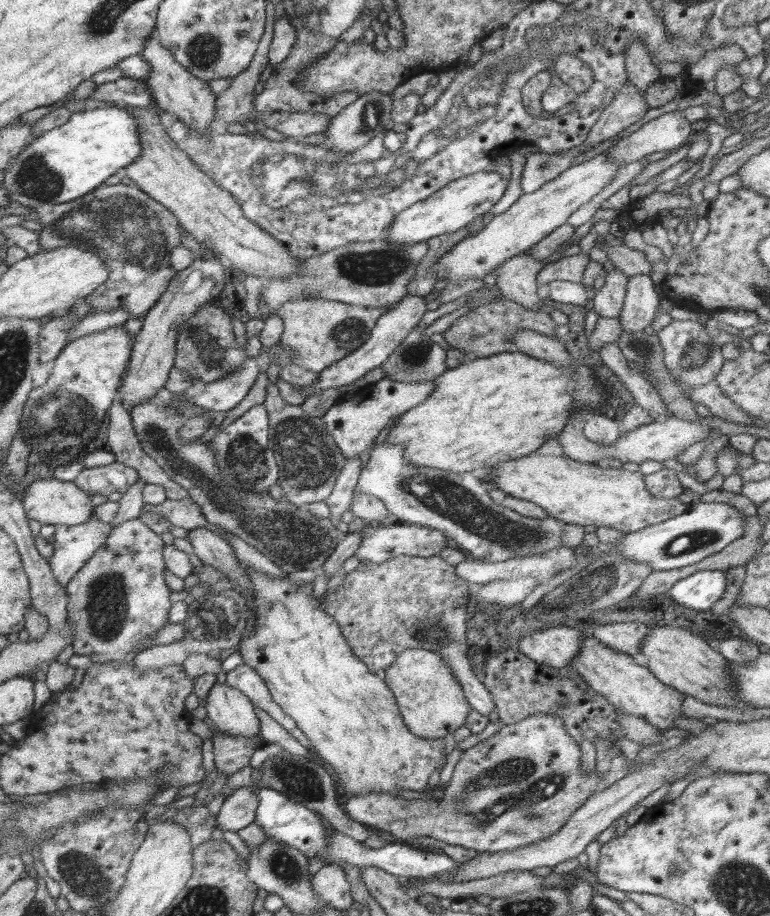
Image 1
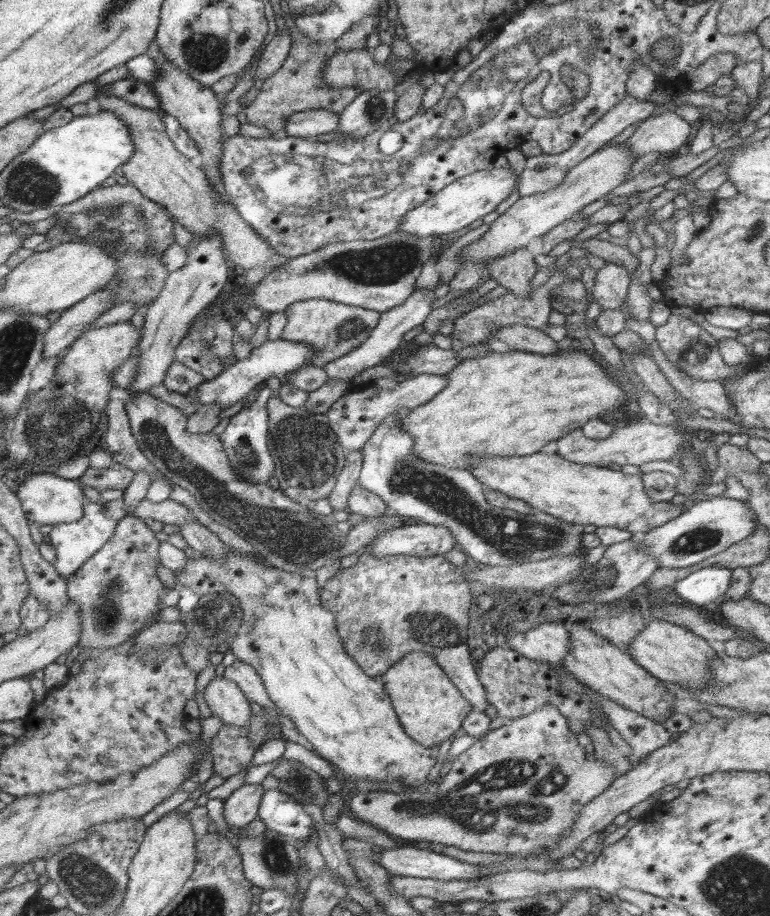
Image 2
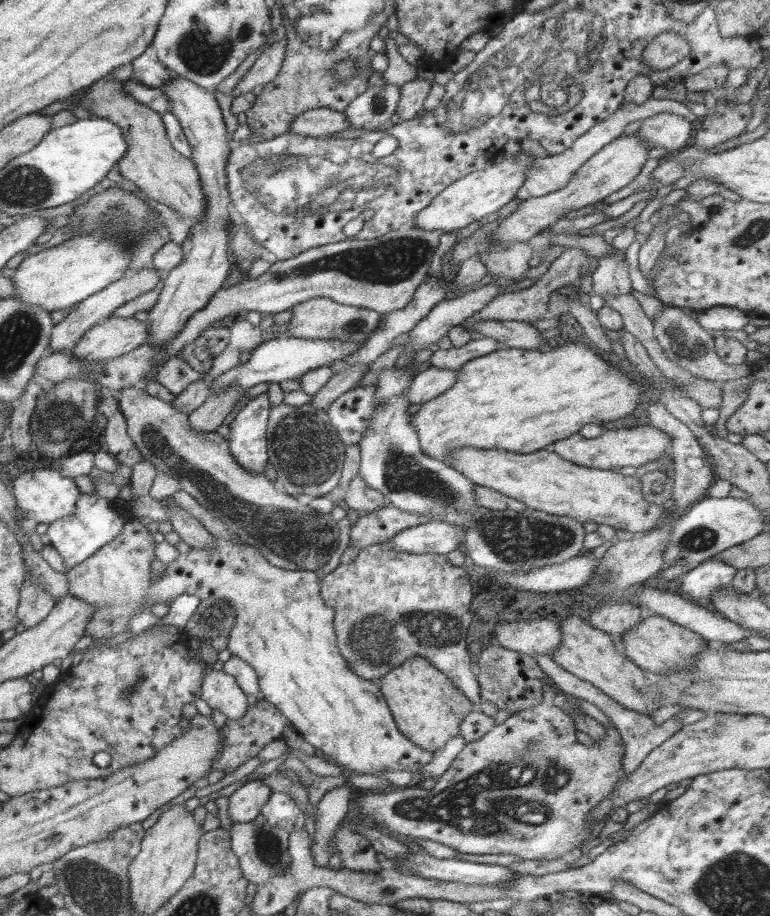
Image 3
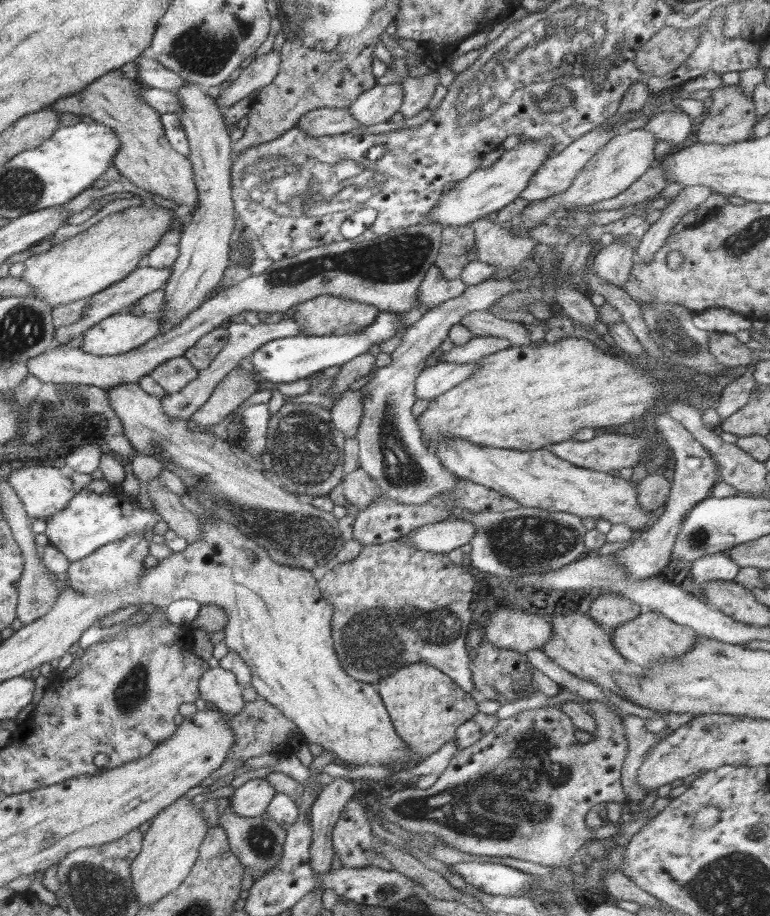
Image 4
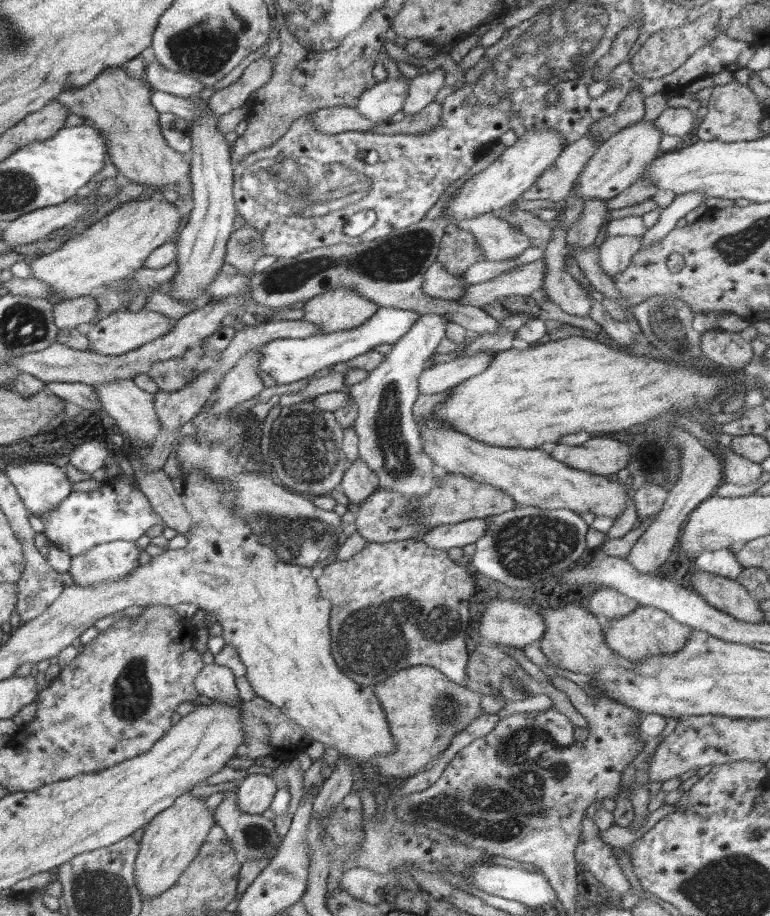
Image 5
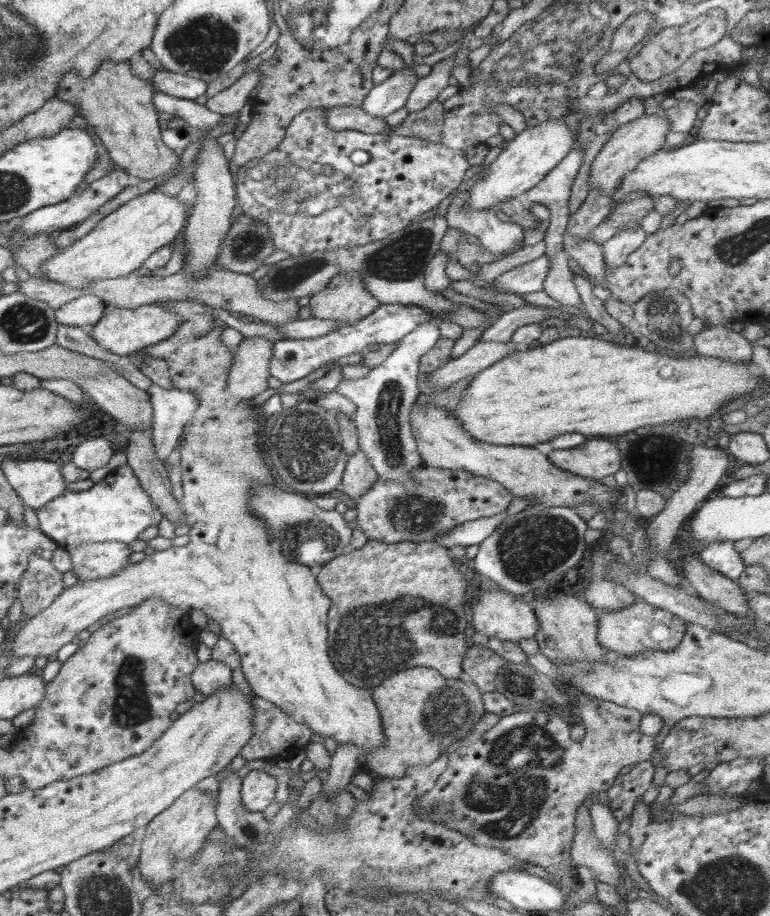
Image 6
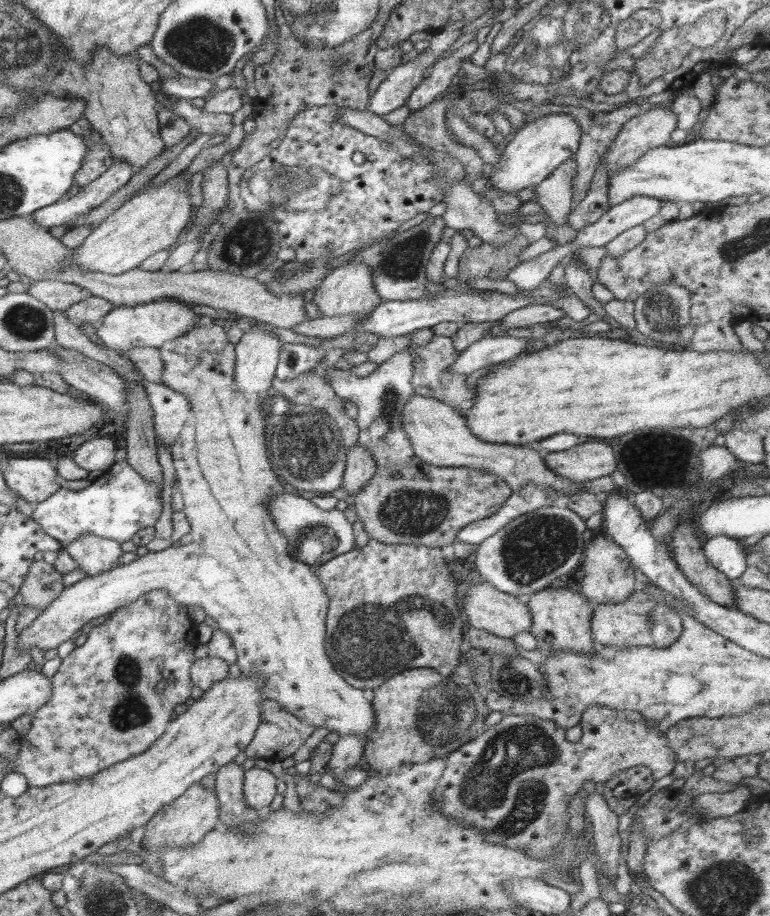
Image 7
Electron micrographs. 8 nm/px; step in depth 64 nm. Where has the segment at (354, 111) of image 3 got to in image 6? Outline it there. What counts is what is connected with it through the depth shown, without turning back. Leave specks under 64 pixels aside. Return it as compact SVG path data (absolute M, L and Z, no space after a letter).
M413 66L394 71L385 81L371 88L360 107L368 114L384 120L388 114L405 106L418 79Z

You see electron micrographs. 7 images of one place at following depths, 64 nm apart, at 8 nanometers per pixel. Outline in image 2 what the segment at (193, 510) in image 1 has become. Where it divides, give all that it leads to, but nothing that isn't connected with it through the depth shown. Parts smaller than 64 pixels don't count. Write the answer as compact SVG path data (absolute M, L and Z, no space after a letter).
M169 498L159 503L141 500L137 507L133 508L133 516L140 519L153 518L163 524L181 525L187 522L199 523L192 513L183 504L178 504Z

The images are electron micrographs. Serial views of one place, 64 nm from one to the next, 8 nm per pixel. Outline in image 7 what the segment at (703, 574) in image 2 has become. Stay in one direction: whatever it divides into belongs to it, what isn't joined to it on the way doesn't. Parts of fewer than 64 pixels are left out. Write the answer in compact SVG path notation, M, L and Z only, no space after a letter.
M714 535L708 540L703 540L703 551L705 552L708 562L714 566L716 570L723 572L731 580L740 578L742 573L747 569L746 551L740 549L739 541L732 537L726 535Z

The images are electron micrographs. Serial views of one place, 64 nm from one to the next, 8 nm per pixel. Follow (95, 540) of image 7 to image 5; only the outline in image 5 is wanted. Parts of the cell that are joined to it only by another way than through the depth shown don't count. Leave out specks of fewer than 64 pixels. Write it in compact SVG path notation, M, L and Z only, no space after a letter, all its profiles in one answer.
M136 540L105 542L90 547L86 552L71 557L70 576L76 584L91 586L91 588L94 585L120 580L140 565L137 560L138 554L142 551L144 549L136 545Z

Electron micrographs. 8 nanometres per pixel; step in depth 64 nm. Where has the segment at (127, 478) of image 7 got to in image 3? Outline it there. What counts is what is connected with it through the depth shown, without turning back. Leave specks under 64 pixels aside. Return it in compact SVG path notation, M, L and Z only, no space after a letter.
M82 493L75 504L73 515L51 522L45 533L50 539L49 544L60 553L68 570L70 567L84 562L86 558L90 558L101 546L114 540L131 519L138 519L146 526L152 521L148 517L136 518L136 516L128 512L128 506L119 511L115 507L114 501L100 498L96 493L91 495Z

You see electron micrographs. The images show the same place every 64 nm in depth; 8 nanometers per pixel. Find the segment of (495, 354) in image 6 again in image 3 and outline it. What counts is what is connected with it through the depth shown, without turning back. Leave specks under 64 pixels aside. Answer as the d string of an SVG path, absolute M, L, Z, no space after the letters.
M430 367L413 377L411 385L405 390L409 404L424 404L447 392L458 380L459 370Z

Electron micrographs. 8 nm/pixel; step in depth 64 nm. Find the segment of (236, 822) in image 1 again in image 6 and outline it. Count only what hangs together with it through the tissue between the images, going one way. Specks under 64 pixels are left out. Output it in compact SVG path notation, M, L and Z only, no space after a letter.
M254 769L248 772L241 779L241 799L248 812L263 813L265 808L275 802L277 779L261 769Z

